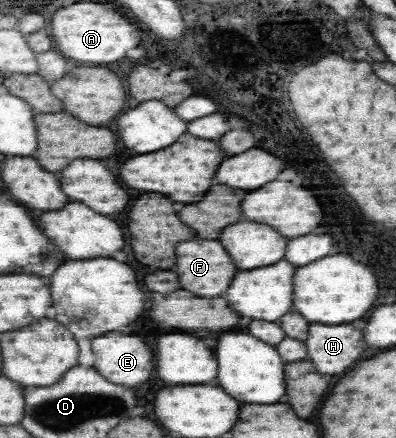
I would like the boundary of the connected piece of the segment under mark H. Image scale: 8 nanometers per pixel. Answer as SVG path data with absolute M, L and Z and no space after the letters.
M310 323L309 338L305 340L307 344L307 352L309 352L307 360L311 360L313 364L319 364L319 372L323 374L341 374L345 370L349 370L365 352L365 342L363 342L363 330L351 326L351 324L339 324L339 326L329 326L329 324Z

